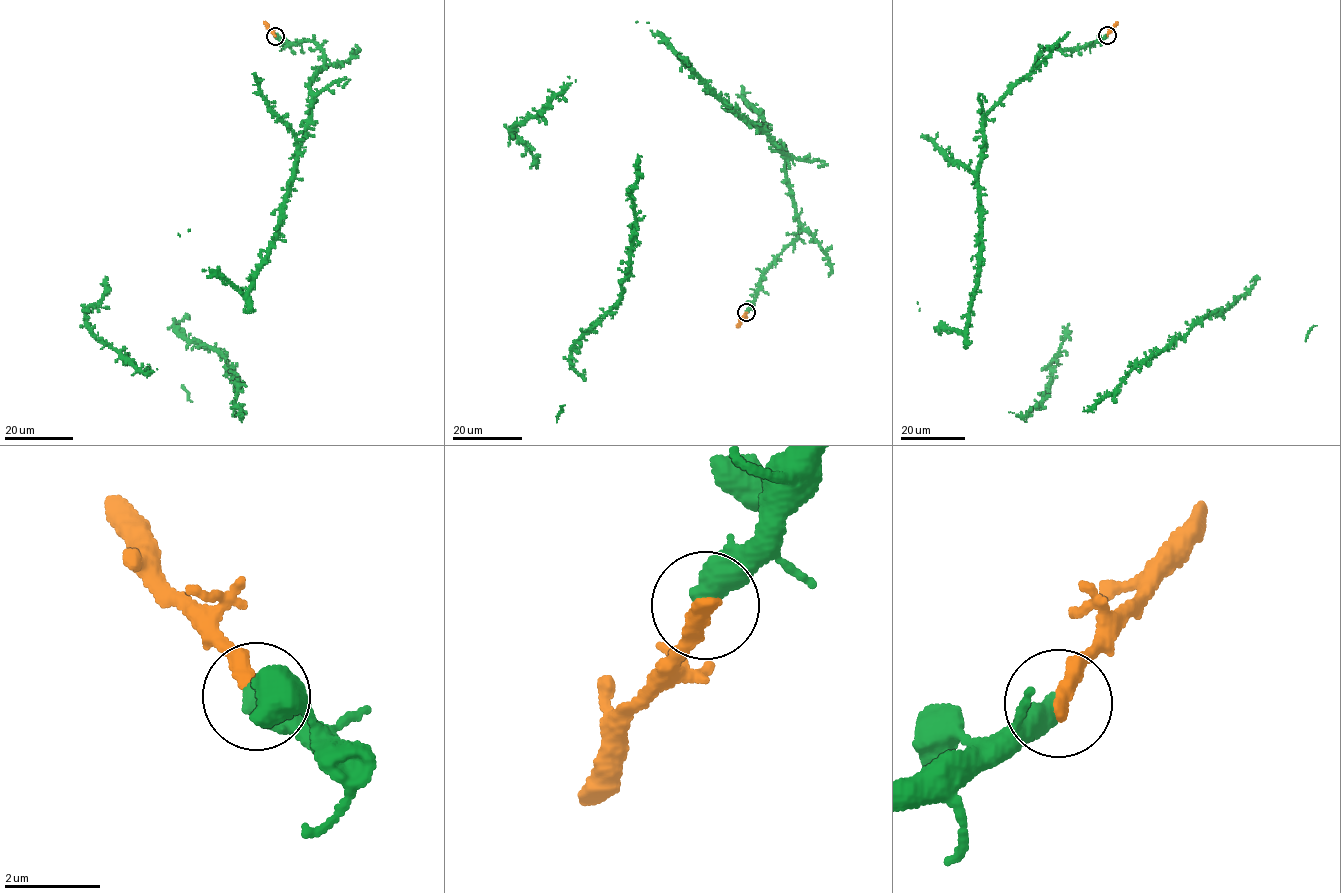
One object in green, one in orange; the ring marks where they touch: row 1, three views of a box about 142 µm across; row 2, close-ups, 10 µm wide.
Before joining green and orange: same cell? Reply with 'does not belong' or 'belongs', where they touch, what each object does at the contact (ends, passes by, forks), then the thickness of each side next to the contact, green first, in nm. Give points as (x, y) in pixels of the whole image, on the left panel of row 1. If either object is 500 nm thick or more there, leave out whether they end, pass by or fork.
belongs; place (275, 36); calibres 500 and 360 nm

